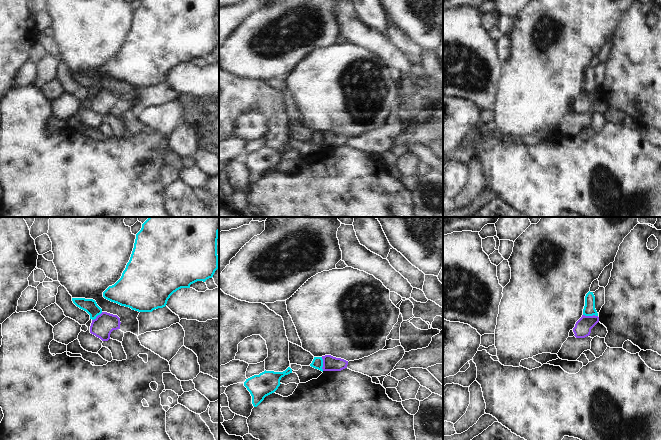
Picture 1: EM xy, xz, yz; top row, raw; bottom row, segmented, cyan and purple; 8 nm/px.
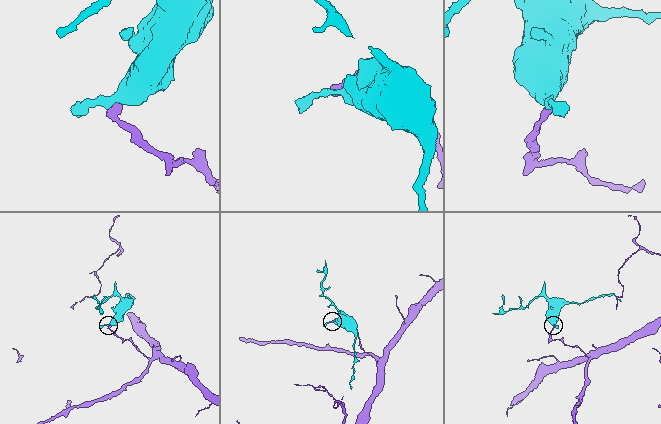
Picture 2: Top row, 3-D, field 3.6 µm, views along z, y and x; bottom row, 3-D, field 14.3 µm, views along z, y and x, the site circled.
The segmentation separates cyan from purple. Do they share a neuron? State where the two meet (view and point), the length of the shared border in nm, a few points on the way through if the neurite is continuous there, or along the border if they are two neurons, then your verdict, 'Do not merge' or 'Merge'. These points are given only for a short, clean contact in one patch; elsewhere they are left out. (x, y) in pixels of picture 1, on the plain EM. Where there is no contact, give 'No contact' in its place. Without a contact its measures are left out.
Touches cyan at yz (590, 91). Shared border 120 nm. Boundary: yz (583, 90), (597, 92). Do not merge

